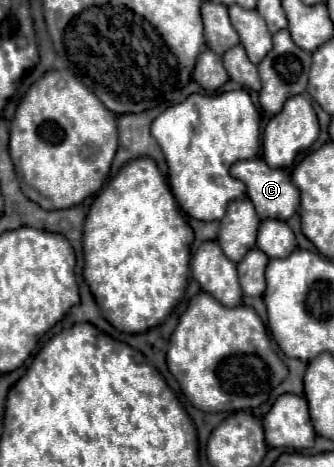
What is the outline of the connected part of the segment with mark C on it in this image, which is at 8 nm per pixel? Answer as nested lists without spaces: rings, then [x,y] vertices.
[[[248,159],[248,161],[236,161],[230,167],[230,175],[240,179],[246,185],[248,197],[256,207],[256,213],[260,219],[280,219],[286,221],[296,213],[296,207],[300,205],[300,193],[292,185],[292,179],[288,171],[284,169],[272,169],[264,163],[264,159]]]

